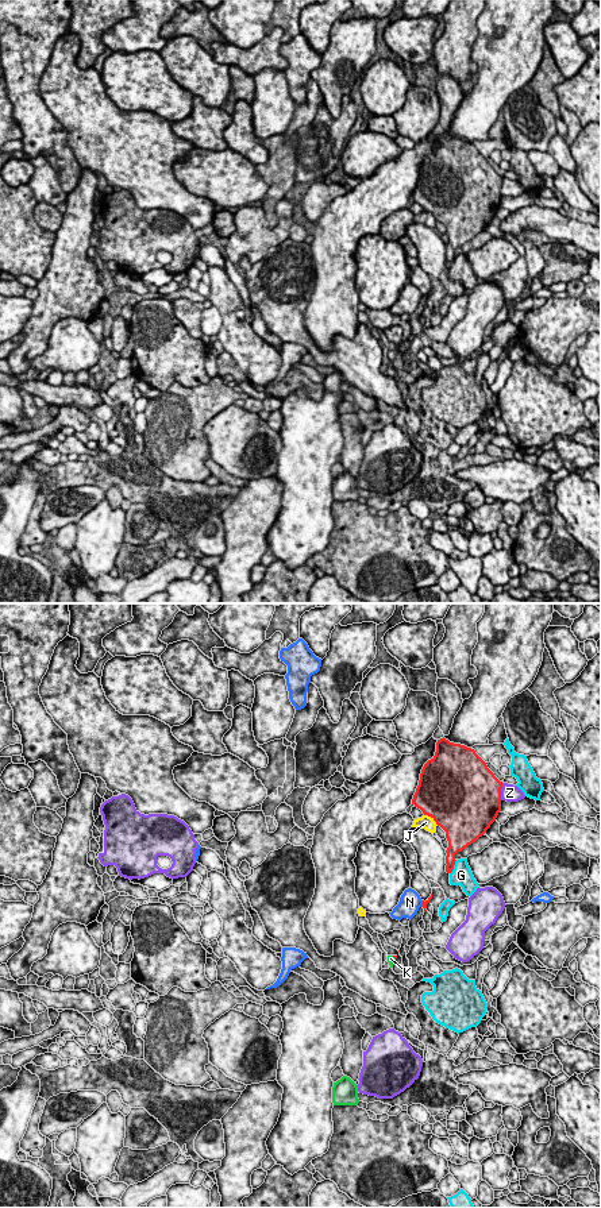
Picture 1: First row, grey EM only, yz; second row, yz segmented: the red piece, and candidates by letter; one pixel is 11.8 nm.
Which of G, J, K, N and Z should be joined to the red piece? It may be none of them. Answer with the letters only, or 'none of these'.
K

